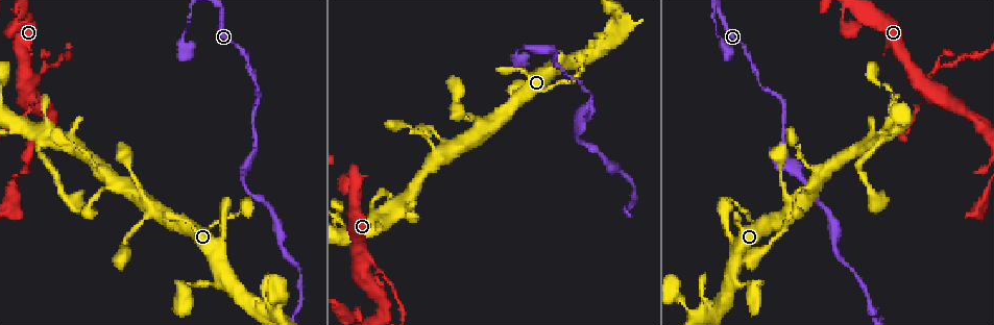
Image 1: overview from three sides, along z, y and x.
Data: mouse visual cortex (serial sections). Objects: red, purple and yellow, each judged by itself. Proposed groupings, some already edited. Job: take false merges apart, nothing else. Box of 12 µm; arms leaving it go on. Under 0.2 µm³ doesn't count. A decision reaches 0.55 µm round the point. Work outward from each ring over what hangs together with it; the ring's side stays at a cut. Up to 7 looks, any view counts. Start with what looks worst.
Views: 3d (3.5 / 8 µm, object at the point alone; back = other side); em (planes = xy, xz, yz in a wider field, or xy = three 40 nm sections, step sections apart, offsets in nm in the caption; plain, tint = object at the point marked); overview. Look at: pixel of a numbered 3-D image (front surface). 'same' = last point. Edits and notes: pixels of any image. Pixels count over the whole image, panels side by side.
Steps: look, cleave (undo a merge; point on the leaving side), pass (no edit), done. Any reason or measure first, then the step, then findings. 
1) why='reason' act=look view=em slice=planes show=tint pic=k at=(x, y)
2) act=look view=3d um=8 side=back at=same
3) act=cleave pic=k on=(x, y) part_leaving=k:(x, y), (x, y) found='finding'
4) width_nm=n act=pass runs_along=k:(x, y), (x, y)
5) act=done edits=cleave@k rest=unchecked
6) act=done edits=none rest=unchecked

why='sudden change in width' act=look view=3d um=3.5 side=back pic=1 at=(925, 79)

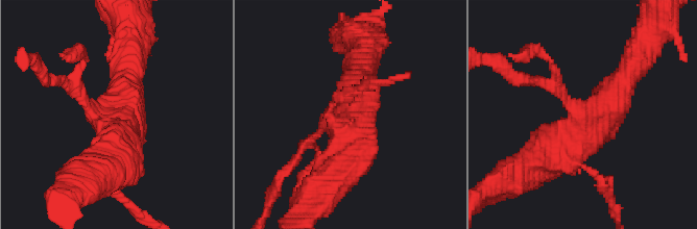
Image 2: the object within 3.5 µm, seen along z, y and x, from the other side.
arms=4 arm_widths_nm=150,150,450,600 act=look view=em slice=xy step=3 show=tint pic=2 at=(341, 108)

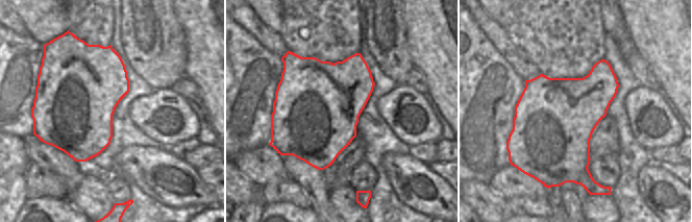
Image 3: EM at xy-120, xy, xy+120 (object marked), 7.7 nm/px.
act=pass runs_along=2:(632, 70), (584, 133), (536, 162) found='all the same cell'

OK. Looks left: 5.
why='calibre changes' act=look view=3d um=3.5 pic=1 at=(256, 152)

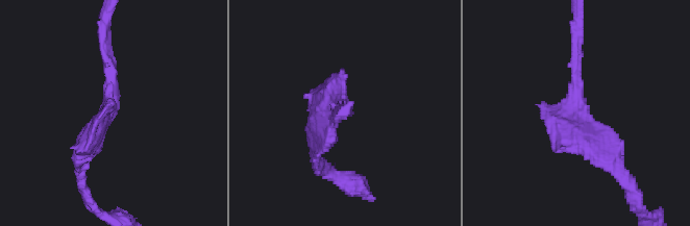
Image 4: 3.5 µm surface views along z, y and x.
act=look view=em slice=xy step=2 show=tint pic=4 at=(578, 104)

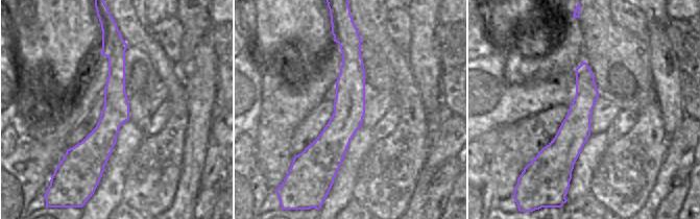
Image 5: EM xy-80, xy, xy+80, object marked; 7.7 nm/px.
why='cut it another way' act=look view=em slice=xy step=3 show=tint at=same

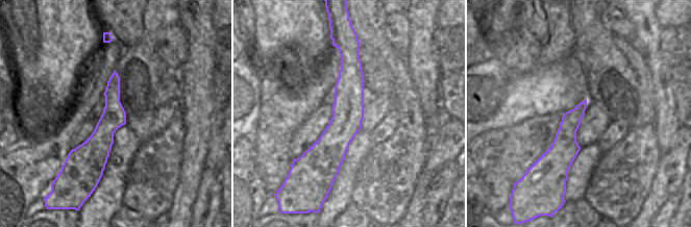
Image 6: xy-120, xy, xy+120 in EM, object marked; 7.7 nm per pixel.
width_nm=240 act=pass runs_along=4:(577, 34), (577, 133), (605, 153) found='one cell here'

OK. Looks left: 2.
why='two arms in line, one across' act=look view=3d um=3.5 pic=1 at=(875, 138)

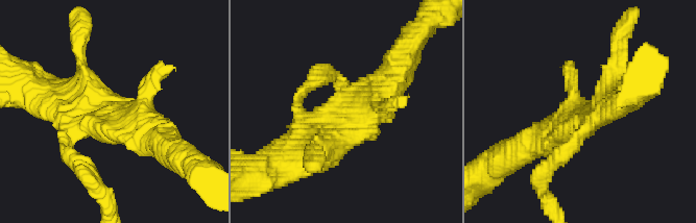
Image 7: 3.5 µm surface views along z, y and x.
why='need the tissue' act=look view=em slice=planes show=tint pic=7 at=(359, 118)

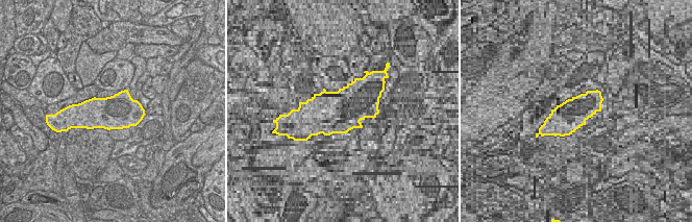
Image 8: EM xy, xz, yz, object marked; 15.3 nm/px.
act=pass runs_along=7:(397, 70), (378, 102), (304, 155) found='all the same cell'

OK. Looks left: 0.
act=done edits=none rest=unchecked

